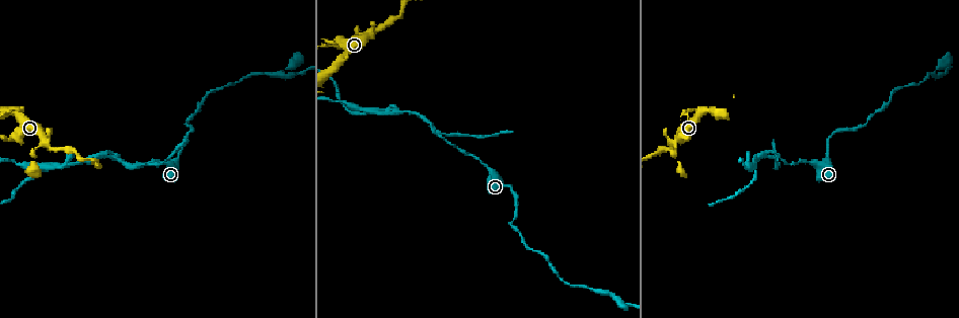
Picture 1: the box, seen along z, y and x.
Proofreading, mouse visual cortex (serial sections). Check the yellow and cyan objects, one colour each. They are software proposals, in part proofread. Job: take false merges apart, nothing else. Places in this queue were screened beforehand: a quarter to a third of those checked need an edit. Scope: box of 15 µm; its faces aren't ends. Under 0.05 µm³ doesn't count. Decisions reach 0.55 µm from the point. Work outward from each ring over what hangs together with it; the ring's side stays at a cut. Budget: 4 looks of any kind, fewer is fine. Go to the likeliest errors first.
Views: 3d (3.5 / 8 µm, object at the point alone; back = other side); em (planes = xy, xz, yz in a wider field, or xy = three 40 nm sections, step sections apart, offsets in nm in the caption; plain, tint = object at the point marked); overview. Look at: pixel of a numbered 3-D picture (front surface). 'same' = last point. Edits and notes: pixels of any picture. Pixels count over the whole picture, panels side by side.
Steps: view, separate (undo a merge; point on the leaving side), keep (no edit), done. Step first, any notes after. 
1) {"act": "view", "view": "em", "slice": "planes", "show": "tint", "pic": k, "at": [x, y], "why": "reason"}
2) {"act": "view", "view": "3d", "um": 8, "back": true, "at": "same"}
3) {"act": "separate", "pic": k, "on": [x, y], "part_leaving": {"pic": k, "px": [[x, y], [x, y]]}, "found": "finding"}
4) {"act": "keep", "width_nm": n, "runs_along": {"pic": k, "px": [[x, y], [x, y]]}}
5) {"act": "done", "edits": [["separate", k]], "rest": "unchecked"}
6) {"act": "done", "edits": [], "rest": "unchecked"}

{"act": "view", "view": "3d", "um": 3.5, "pic": 1, "at": [108, 152], "why": "arms run side by side"}

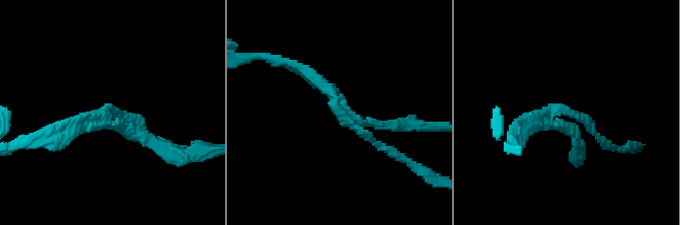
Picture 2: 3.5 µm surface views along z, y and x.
{"act": "separate", "pic": 2, "on": [363, 123], "arms": 3, "arm_widths_nm": [150, 150, 150], "found": "two cells meet here"}

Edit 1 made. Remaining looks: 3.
{"act": "view", "view": "overview"}

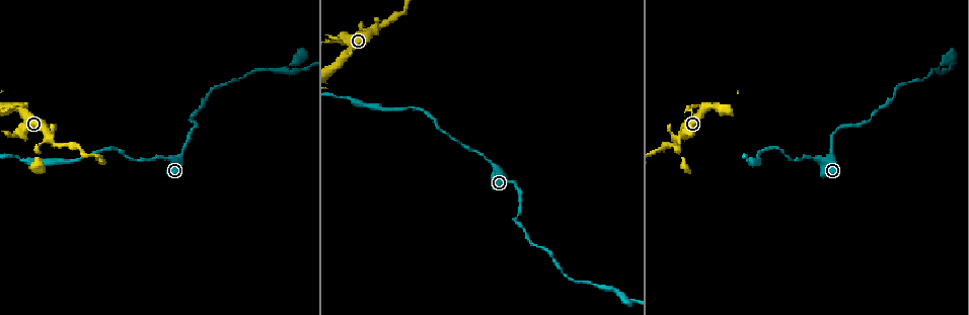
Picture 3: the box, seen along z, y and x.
{"act": "view", "view": "3d", "um": 8, "pic": 3, "at": [47, 135], "why": "three arms meet"}

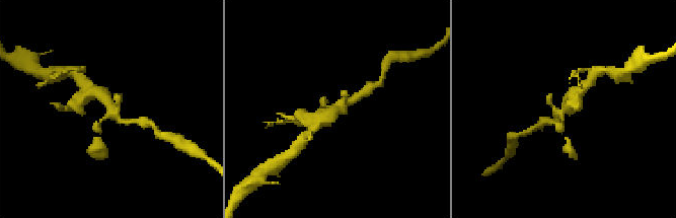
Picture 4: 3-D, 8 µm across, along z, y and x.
{"act": "view", "view": "em", "slice": "xy", "step": 2, "show": "tint", "pic": 4, "at": [112, 110]}

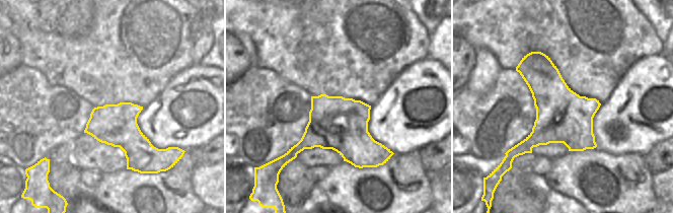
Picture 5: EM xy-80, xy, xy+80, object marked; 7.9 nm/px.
{"act": "keep", "runs_along": {"pic": 4, "px": [[94, 93], [120, 121], [135, 122]]}, "found": "one cell here"}

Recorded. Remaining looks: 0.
{"act": "done", "edits": [["separate", 2]], "rest": "unchecked"}

